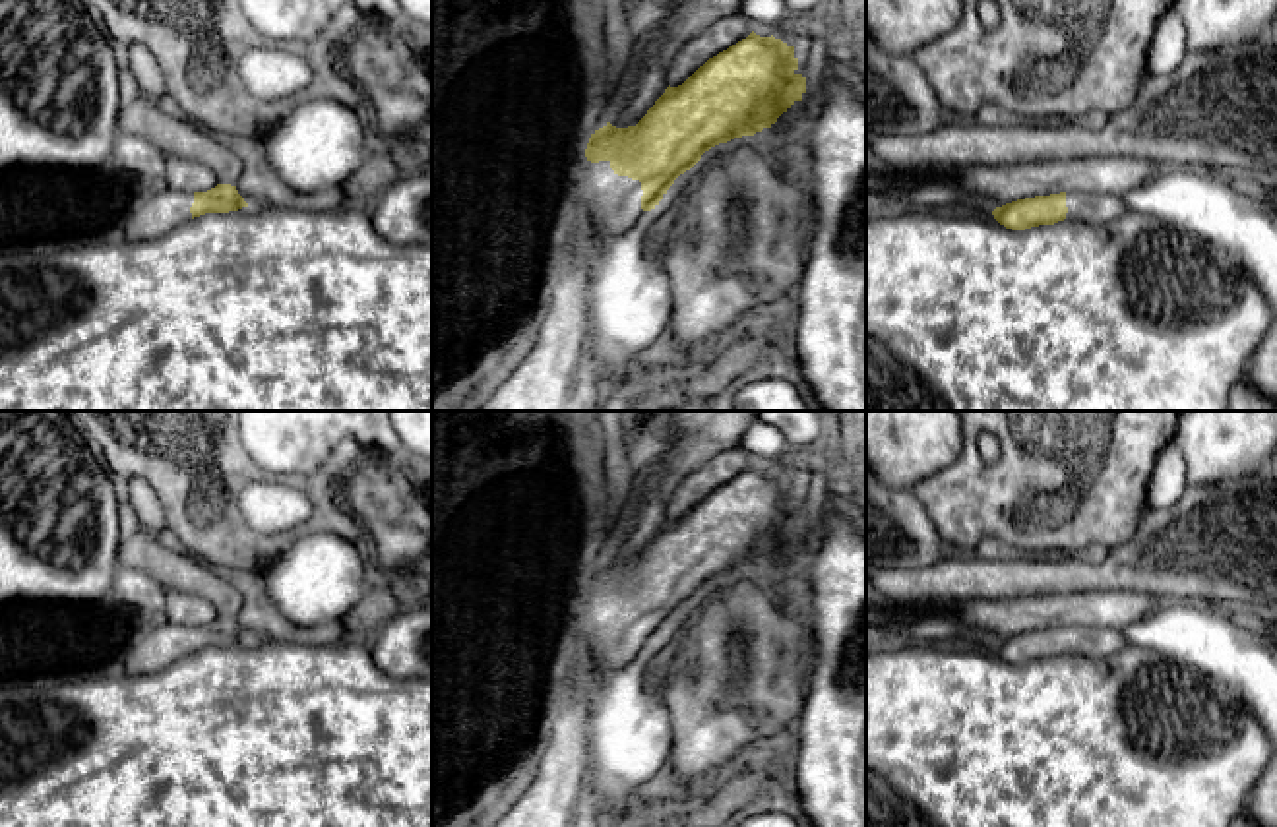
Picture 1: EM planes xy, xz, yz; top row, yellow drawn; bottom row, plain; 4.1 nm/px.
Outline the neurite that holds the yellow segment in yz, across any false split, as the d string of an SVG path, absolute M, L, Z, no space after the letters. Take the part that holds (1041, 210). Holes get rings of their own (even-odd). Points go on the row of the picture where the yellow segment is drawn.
M1060 192L1006 203L996 207L992 215L1006 229L1025 230L1039 225L1054 225L1064 219L1103 225L1122 211L1126 209L1120 198L1089 192Z

